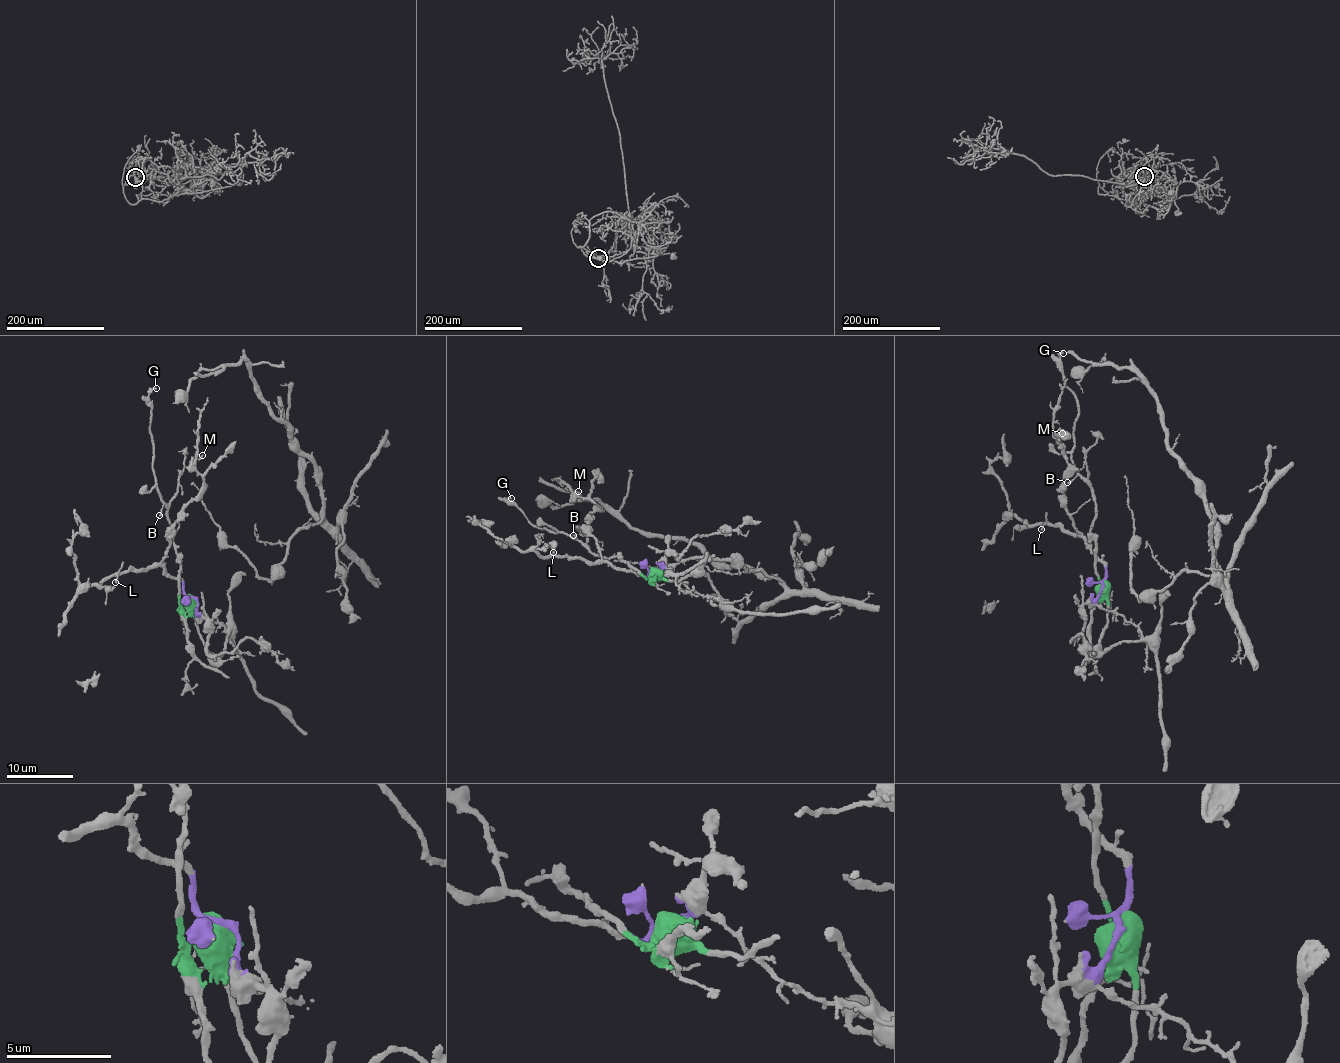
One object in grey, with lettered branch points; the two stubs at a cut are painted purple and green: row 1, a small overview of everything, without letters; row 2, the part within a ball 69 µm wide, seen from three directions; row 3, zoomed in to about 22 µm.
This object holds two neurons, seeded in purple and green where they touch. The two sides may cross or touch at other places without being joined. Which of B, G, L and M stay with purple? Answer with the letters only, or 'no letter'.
L, M

